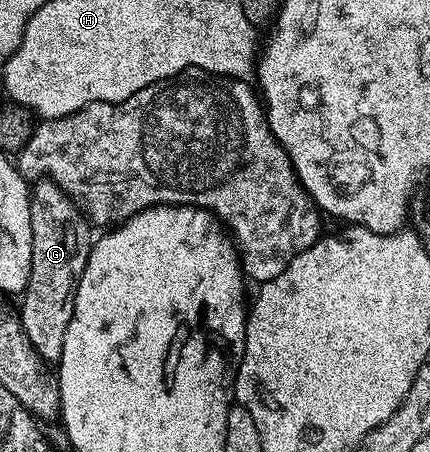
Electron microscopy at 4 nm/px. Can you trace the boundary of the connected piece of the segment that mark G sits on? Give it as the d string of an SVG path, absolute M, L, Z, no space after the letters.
M39 180L30 187L31 202L29 203L29 220L31 221L31 267L29 268L29 280L27 287L21 295L23 303L19 306L17 321L23 327L23 334L34 348L36 356L44 363L58 363L61 356L61 348L65 342L65 328L69 328L69 320L73 314L75 303L75 286L83 275L83 269L87 263L87 255L91 253L93 234L90 234L89 223L84 211L80 210L68 194L60 190L56 182Z

